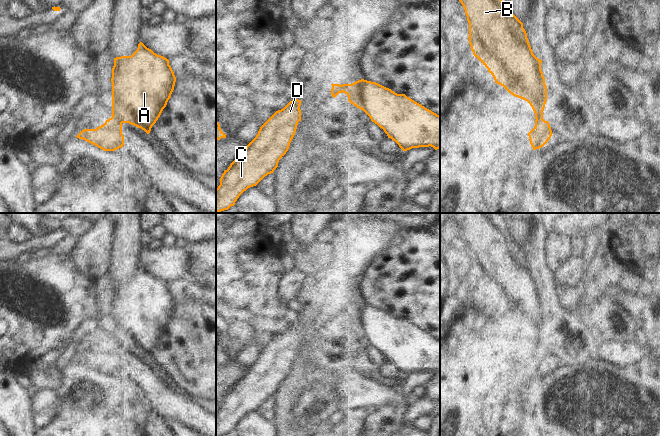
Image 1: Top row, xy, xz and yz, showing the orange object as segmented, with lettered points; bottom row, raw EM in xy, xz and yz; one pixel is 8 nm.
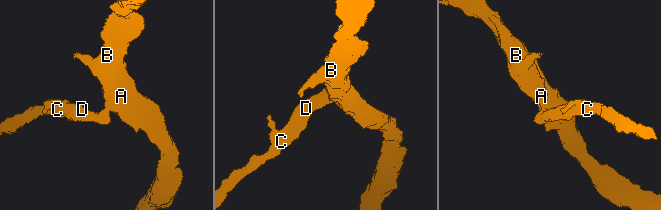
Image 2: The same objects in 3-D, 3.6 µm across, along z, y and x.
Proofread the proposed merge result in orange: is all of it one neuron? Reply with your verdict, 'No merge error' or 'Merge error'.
Merge error.

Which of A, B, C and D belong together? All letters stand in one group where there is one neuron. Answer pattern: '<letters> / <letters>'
A B / C D

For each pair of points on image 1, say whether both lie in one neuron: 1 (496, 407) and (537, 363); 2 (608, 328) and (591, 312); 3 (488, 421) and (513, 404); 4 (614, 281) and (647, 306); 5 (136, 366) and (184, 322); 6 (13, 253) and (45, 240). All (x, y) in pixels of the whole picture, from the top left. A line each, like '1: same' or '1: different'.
1: same
2: same
3: different
4: same
5: different
6: same

